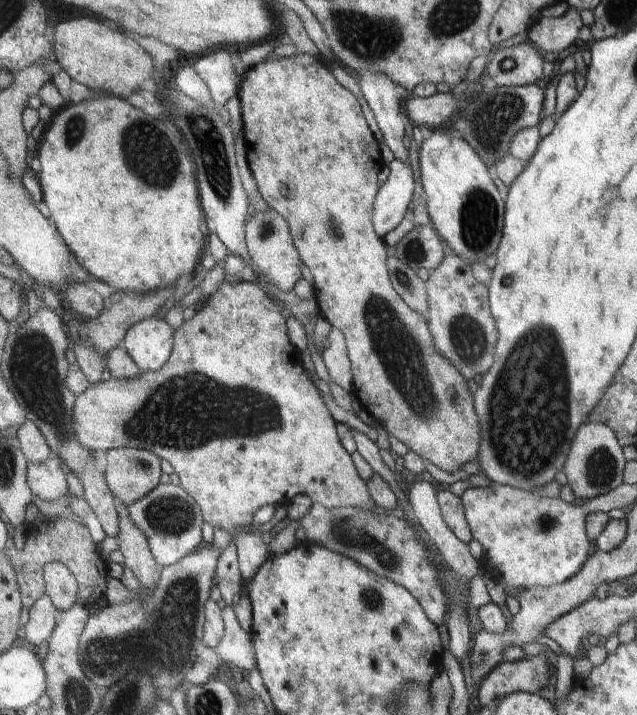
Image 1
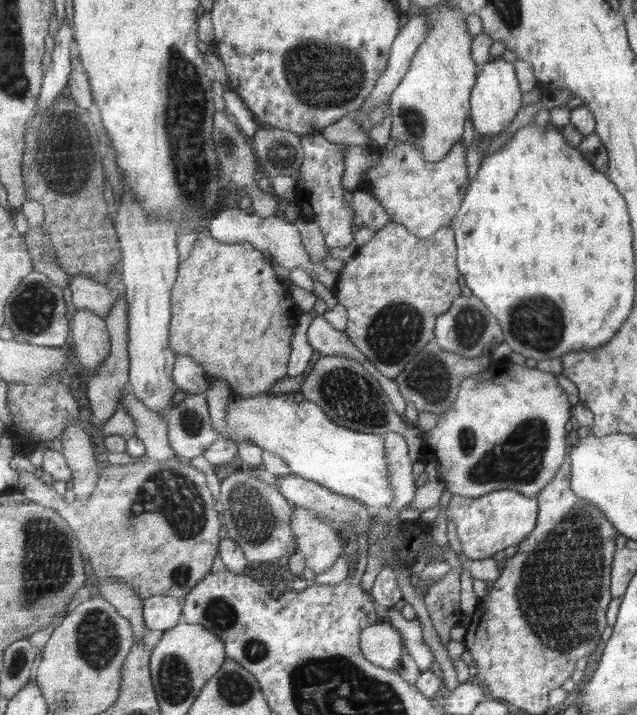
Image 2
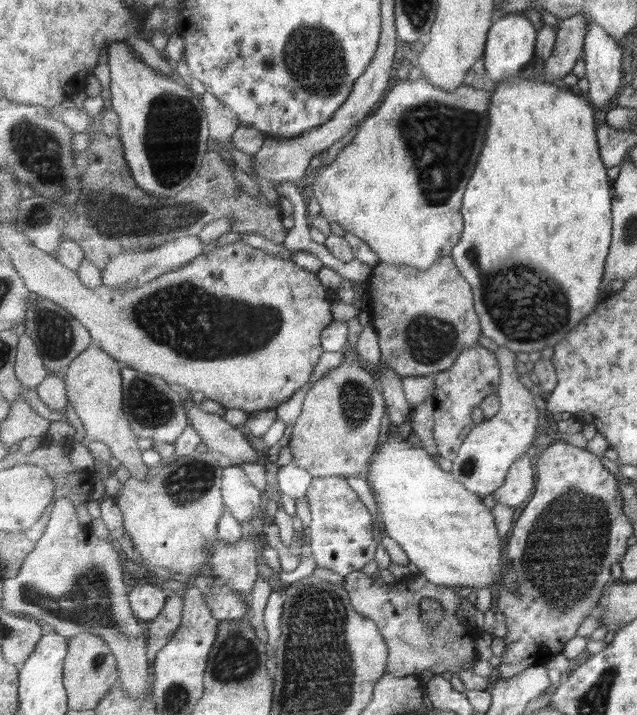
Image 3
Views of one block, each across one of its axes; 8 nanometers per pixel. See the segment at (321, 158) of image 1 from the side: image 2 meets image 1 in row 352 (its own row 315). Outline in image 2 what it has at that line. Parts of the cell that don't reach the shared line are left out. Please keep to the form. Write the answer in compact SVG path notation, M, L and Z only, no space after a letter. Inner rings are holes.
M391 221L385 228L377 231L371 242L365 244L361 248L357 248L356 253L346 262L345 268L340 271L340 279L335 286L334 294L338 302L344 304L348 310L348 327L345 332L349 338L356 344L356 347L379 369L381 374L389 378L396 379L405 367L408 365L409 359L421 354L421 351L427 344L435 340L435 322L437 316L445 314L454 303L454 300L461 296L461 286L459 286L459 271L457 270L457 245L456 232L450 226L440 228L433 236L427 239L421 239L415 236L406 226L398 222Z

